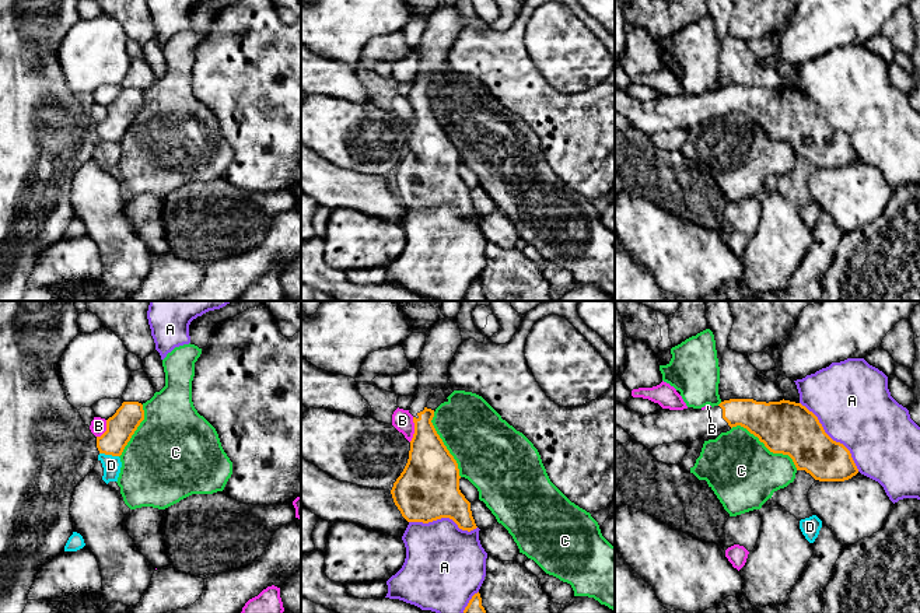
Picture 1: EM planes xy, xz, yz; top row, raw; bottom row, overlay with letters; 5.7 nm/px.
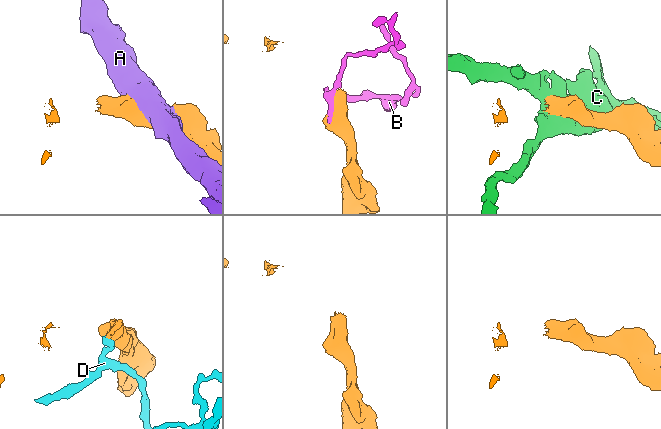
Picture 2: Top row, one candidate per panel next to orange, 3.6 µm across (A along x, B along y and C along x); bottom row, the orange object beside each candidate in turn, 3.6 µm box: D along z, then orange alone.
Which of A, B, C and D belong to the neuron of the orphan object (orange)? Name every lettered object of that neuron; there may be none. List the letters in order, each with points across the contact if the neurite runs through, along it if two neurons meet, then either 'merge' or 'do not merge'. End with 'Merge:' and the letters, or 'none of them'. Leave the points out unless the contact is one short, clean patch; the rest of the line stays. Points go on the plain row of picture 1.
A: do not merge
B: do not merge
C: do not merge
D: border xy (100, 139), (118, 143); do not merge
Merge: none of them

